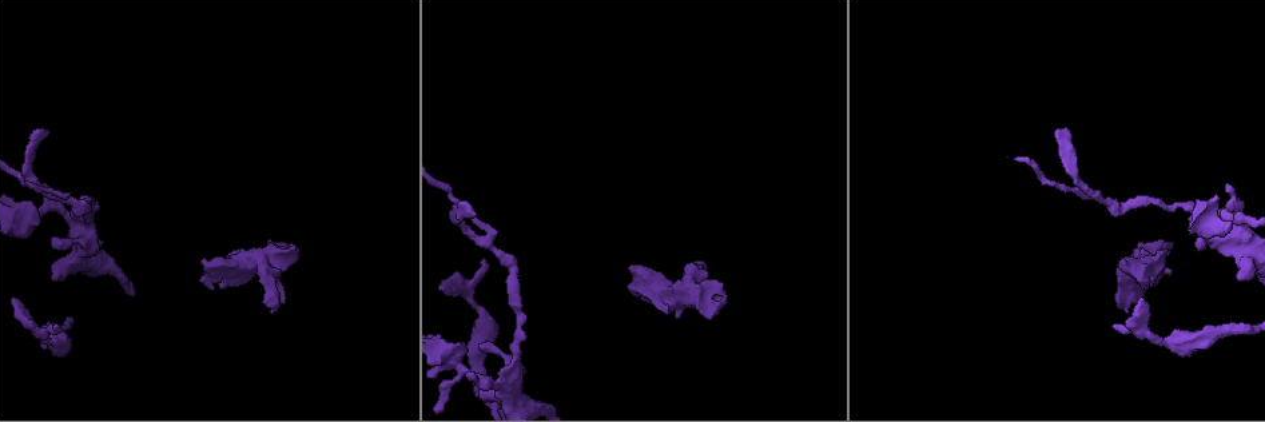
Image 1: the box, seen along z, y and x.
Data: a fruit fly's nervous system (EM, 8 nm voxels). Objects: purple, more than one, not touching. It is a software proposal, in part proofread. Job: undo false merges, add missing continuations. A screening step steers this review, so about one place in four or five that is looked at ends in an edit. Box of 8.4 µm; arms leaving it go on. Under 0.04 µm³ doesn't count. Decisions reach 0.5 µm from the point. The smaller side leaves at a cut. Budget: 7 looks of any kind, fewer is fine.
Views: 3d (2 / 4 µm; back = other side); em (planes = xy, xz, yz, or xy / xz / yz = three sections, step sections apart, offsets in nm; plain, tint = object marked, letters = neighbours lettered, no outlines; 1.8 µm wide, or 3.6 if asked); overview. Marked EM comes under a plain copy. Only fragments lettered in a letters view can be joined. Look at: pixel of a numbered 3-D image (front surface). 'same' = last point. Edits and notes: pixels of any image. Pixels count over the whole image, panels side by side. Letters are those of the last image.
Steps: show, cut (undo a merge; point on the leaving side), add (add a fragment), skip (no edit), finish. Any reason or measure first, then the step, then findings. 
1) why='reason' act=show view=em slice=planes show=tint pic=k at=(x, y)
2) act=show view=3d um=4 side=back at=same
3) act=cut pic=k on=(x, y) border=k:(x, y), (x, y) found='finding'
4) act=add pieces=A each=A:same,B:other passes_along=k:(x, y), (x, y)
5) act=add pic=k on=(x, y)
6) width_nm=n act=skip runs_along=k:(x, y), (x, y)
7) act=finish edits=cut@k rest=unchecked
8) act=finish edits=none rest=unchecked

why='arms part here' act=show view=em slice=planes show=tint pic=1 at=(487, 241)

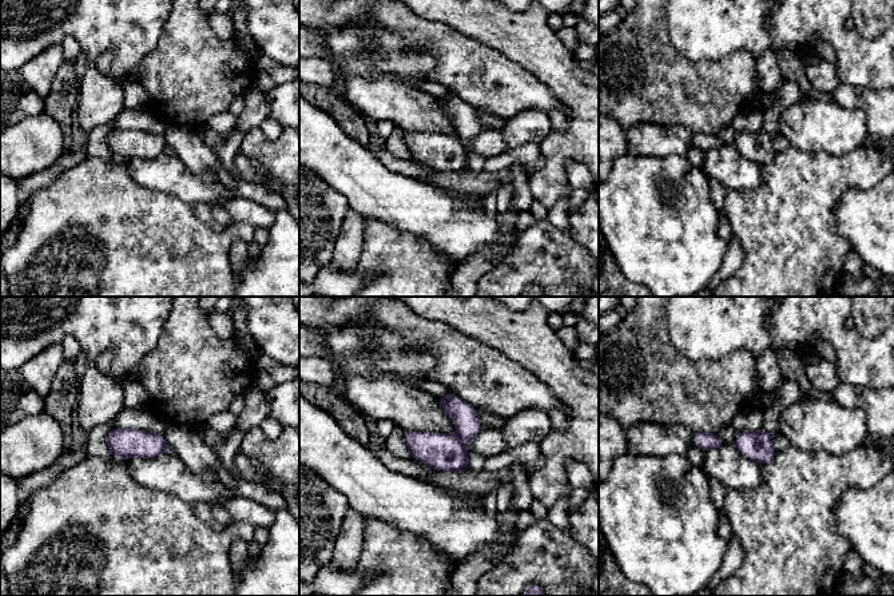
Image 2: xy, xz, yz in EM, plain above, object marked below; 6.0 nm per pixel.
act=show view=em slice=planes show=letters at=same

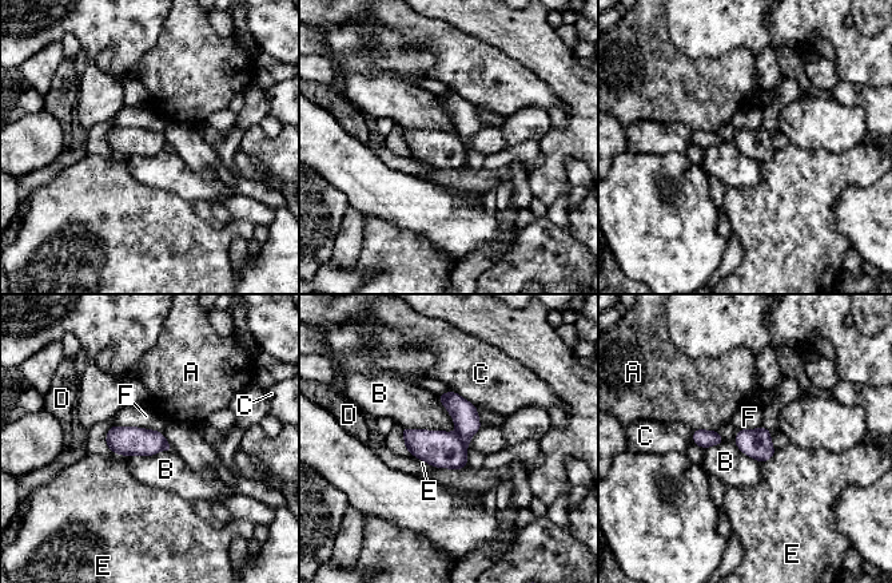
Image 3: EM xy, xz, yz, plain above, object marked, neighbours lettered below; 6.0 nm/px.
width_nm=180 act=cut pic=3 on=(464, 413) each=A:other,B:other,C:other,D:other,E:other,F:other border=3:(457, 432), (466, 445) found='two neurons meet here'

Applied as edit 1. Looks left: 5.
act=show view=overview

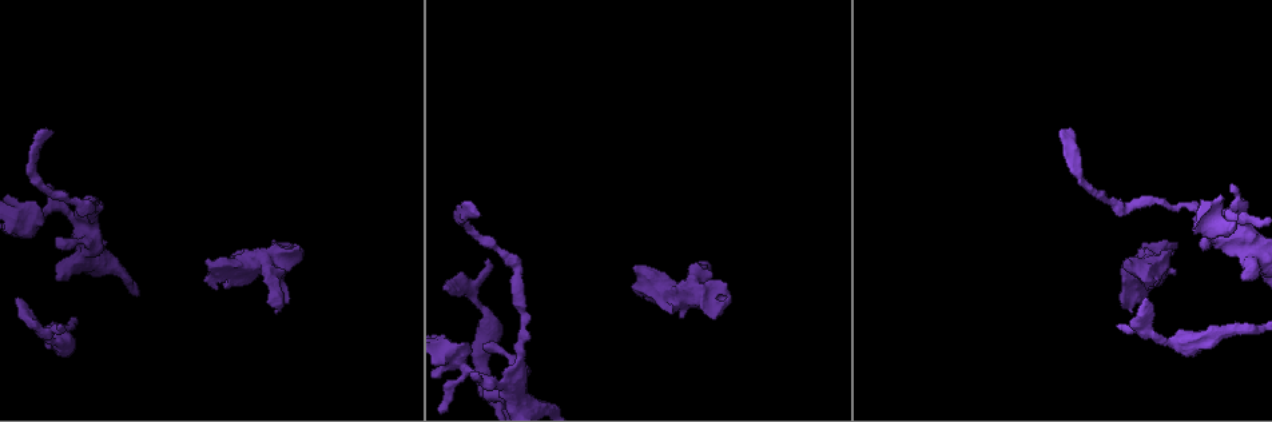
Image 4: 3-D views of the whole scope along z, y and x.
why='tapers out' act=show view=em slice=planes show=letters pic=4 at=(63, 326)

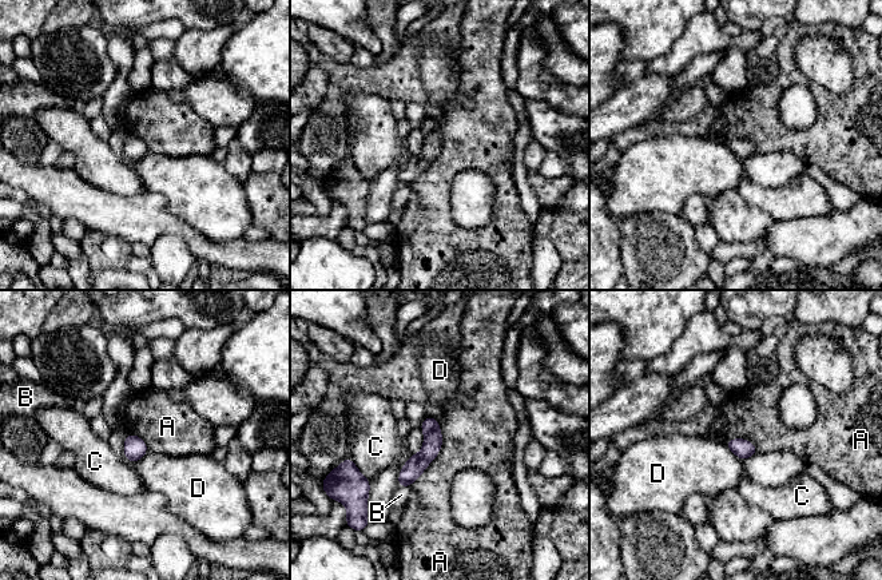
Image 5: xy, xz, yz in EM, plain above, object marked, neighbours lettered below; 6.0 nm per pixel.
width_nm=110 act=skip each=A:other,B:other,C:other,D:other border=5:(438, 421), (441, 448), (409, 485) found='none of them fits'

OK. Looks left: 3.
why='an open end' act=show view=em um=3.6 slice=xy step=8 show=tint pic=4 at=(300, 250)

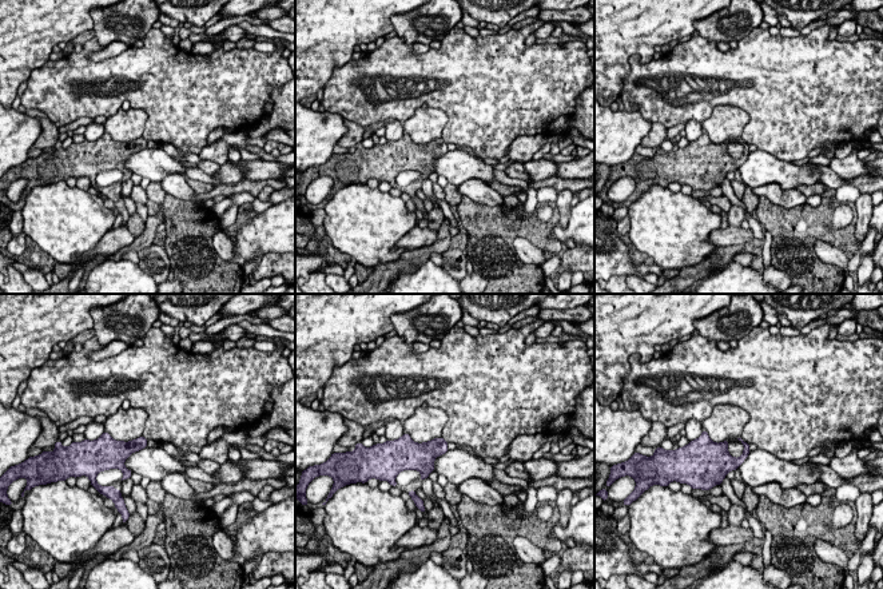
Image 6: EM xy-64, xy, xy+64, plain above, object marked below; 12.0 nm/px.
act=show view=em um=3.6 slice=planes show=letters at=same

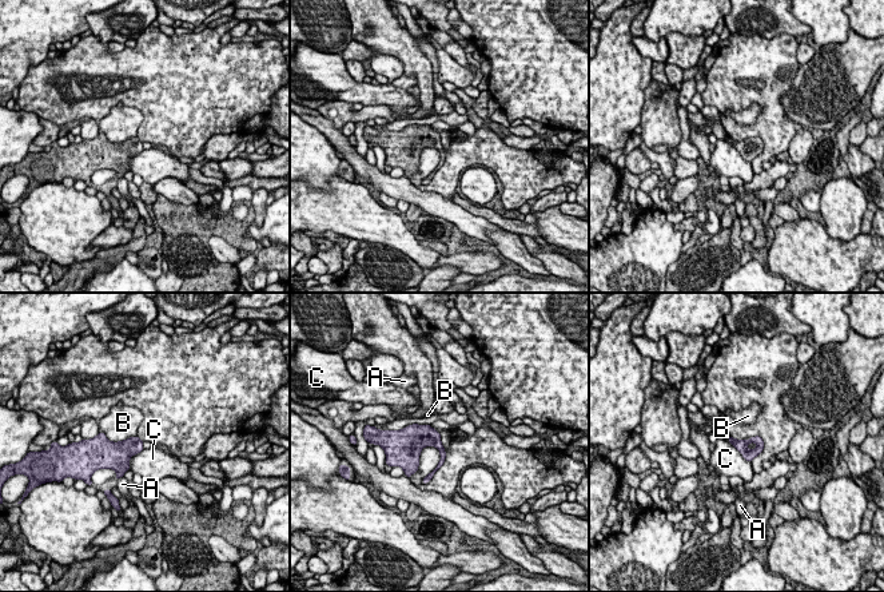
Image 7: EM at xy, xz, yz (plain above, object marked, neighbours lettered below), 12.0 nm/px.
width_nm=220 act=skip each=A:other,B:other,C:other found='no lettered fragment goes on from it'

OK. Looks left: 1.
act=finish edits=cut@3 rest=unchecked

